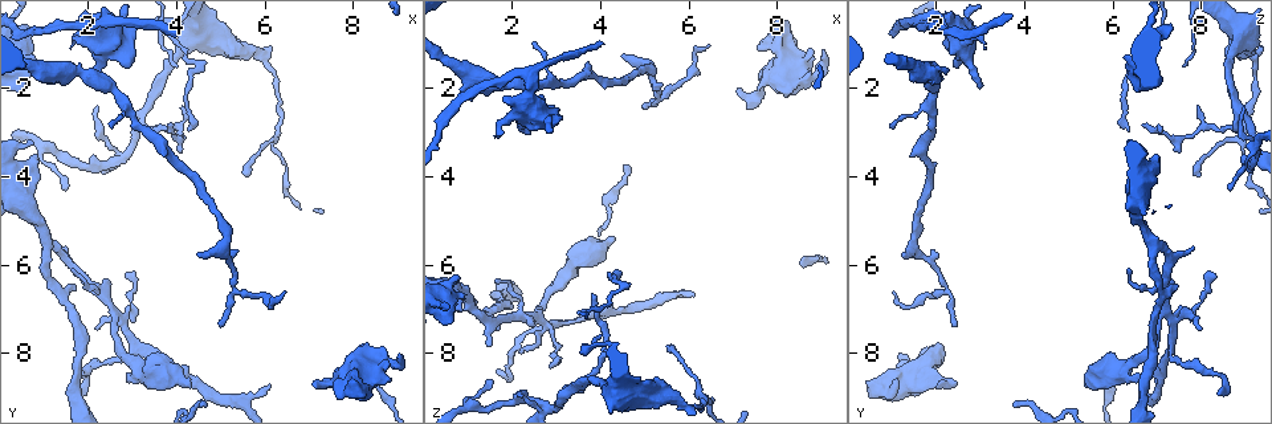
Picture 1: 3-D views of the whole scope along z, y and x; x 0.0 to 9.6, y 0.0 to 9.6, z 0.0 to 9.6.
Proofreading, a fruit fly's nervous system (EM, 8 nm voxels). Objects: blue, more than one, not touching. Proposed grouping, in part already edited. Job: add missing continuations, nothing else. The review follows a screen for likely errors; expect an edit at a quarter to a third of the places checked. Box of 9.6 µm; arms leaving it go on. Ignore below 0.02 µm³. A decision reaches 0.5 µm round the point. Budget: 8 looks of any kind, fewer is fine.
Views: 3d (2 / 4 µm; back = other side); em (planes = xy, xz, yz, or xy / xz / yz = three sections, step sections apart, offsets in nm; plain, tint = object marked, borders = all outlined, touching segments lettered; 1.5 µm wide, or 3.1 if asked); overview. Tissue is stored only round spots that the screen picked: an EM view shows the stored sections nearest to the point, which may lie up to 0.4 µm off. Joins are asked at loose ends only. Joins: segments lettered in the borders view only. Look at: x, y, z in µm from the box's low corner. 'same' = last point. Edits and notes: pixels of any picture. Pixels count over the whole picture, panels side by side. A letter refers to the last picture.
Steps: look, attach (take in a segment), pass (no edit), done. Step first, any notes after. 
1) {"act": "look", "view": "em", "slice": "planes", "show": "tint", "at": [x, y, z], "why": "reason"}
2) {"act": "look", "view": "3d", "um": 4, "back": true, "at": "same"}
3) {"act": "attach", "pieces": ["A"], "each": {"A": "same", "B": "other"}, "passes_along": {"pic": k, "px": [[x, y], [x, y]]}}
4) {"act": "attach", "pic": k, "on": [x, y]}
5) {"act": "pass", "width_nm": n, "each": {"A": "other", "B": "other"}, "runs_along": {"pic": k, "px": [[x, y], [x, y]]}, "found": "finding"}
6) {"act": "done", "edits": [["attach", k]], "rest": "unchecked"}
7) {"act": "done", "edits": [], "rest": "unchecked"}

{"act": "look", "view": "3d", "um": 2, "at": [1.60, 1.05, 3.10], "why": "free end"}

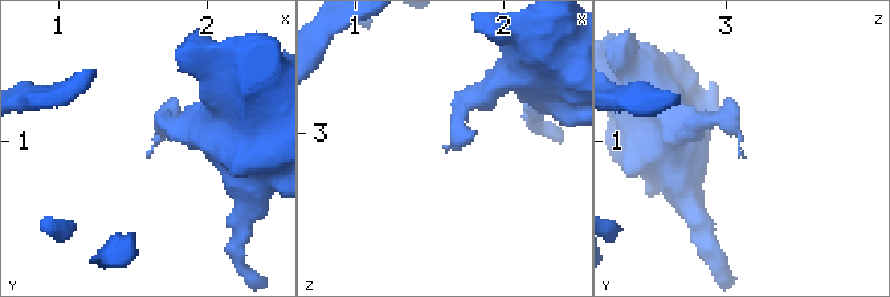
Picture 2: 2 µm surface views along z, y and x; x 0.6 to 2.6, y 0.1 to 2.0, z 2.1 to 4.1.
{"act": "look", "view": "em", "slice": "xy", "step": 4, "show": "borders", "at": [1.60, 1.08, 3.12]}

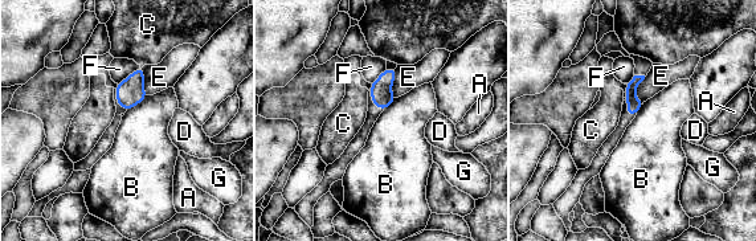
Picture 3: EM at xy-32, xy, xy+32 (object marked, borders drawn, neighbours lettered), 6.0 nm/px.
{"act": "look", "view": "em", "slice": "xz", "step": 4, "show": "borders", "at": "same"}

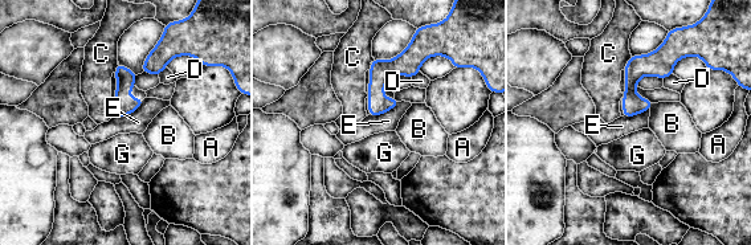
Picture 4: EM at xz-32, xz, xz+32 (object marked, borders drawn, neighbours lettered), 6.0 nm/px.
{"act": "pass", "each": {"A": "other", "B": "other", "C": "other", "D": "other", "E": "other", "G": "other"}, "border": {"pic": 4, "px": [[631, 54], [623, 69]]}, "found": "no lettered segment goes on from it"}

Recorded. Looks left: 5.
{"act": "look", "view": "em", "slice": "xy", "step": 4, "show": "tint", "at": [4.10, 0.70, 1.00], "why": "tapers out"}

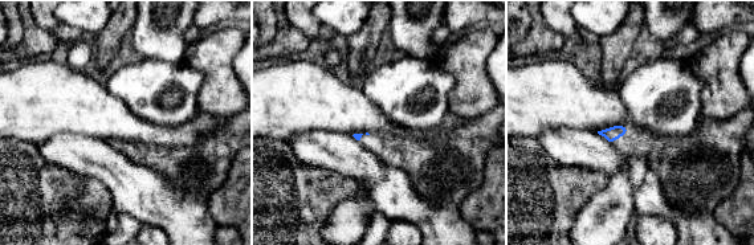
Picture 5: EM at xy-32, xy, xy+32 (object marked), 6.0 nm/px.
{"act": "look", "view": "em", "slice": "planes", "show": "borders", "at": "same", "why": "another direction"}

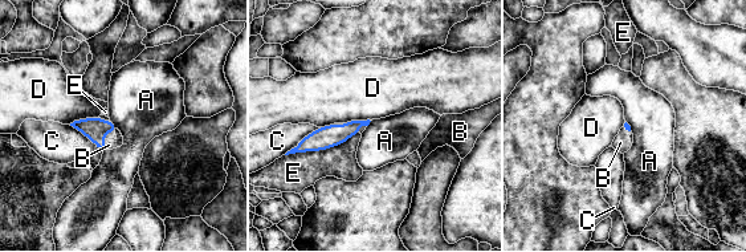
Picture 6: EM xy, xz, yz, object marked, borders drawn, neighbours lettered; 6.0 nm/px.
{"act": "attach", "pic": 6, "on": [109, 145], "each": {"A": "other", "B": "same", "C": "other", "D": "other", "E": "other"}, "passes_along": {"pic": 6, "px": [[94, 129], [104, 143], [109, 145]]}, "found": "it goes on there"}

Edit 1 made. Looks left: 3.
{"act": "look", "view": "em", "slice": "xy", "step": 8, "show": "tint", "at": [4.45, 5.70, 1.25], "why": "free end"}

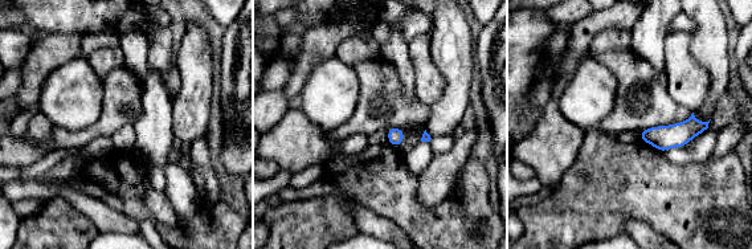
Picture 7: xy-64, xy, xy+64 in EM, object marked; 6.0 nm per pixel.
{"act": "look", "view": "em", "slice": "planes", "show": "borders", "at": "same", "why": "another direction"}

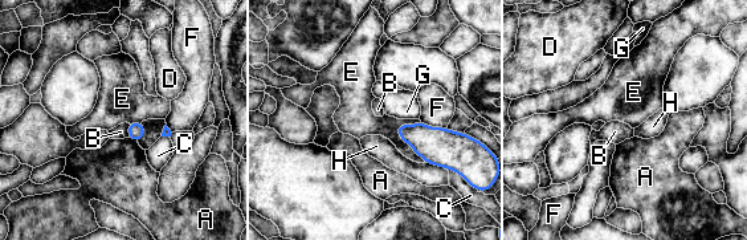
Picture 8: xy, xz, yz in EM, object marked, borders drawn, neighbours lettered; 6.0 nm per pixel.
{"act": "pass", "each": {"A": "other", "B": "other", "C": "other", "D": "other", "E": "other", "F": "other", "G": "other", "H": "other"}, "border": {"pic": 8, "px": [[398, 123], [399, 137], [427, 162]]}, "found": "none of them fits"}

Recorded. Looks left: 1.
{"act": "done", "edits": [["attach", 6]], "rest": "unchecked"}

